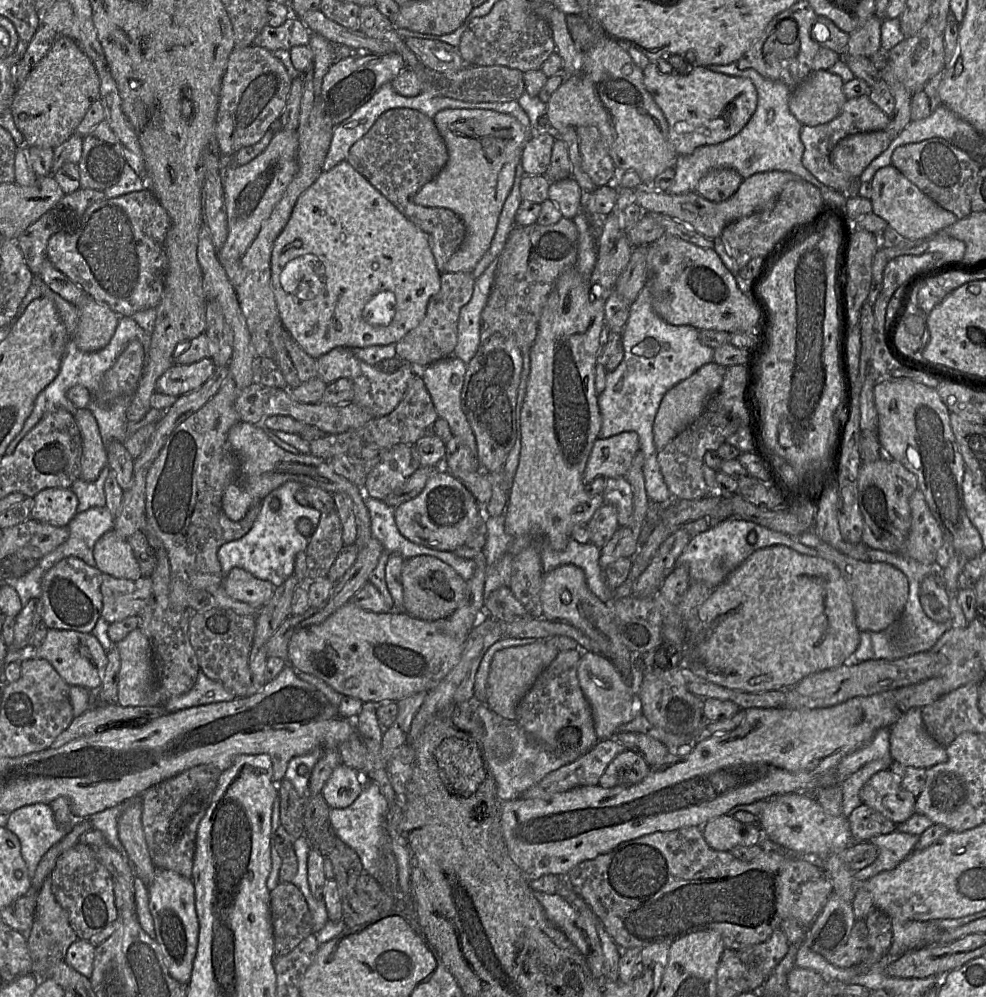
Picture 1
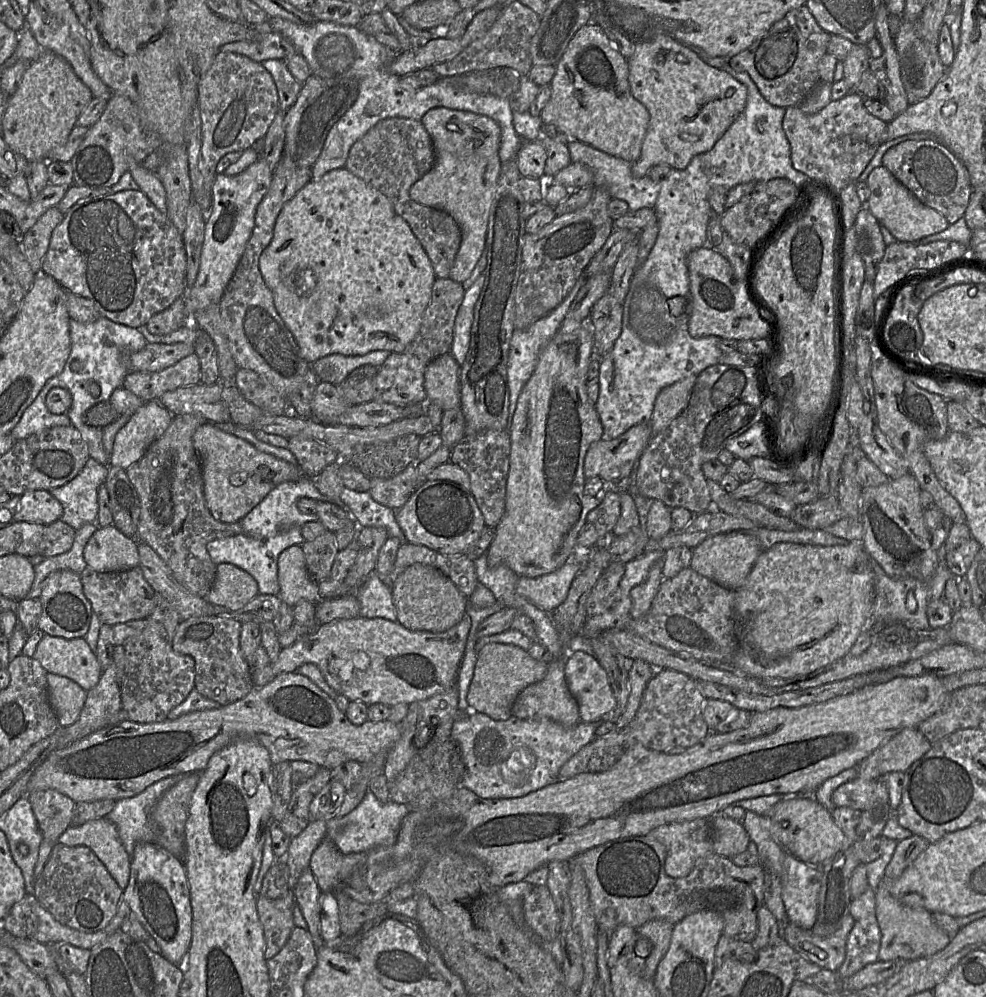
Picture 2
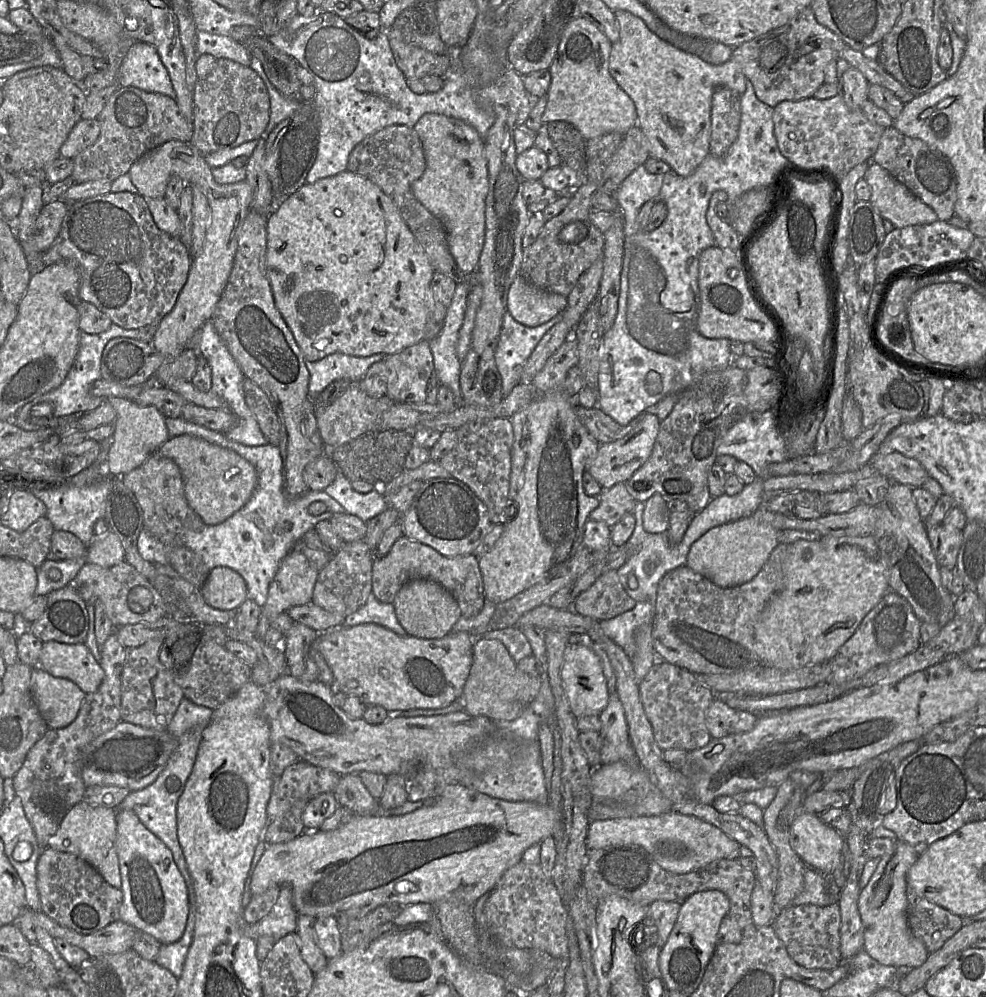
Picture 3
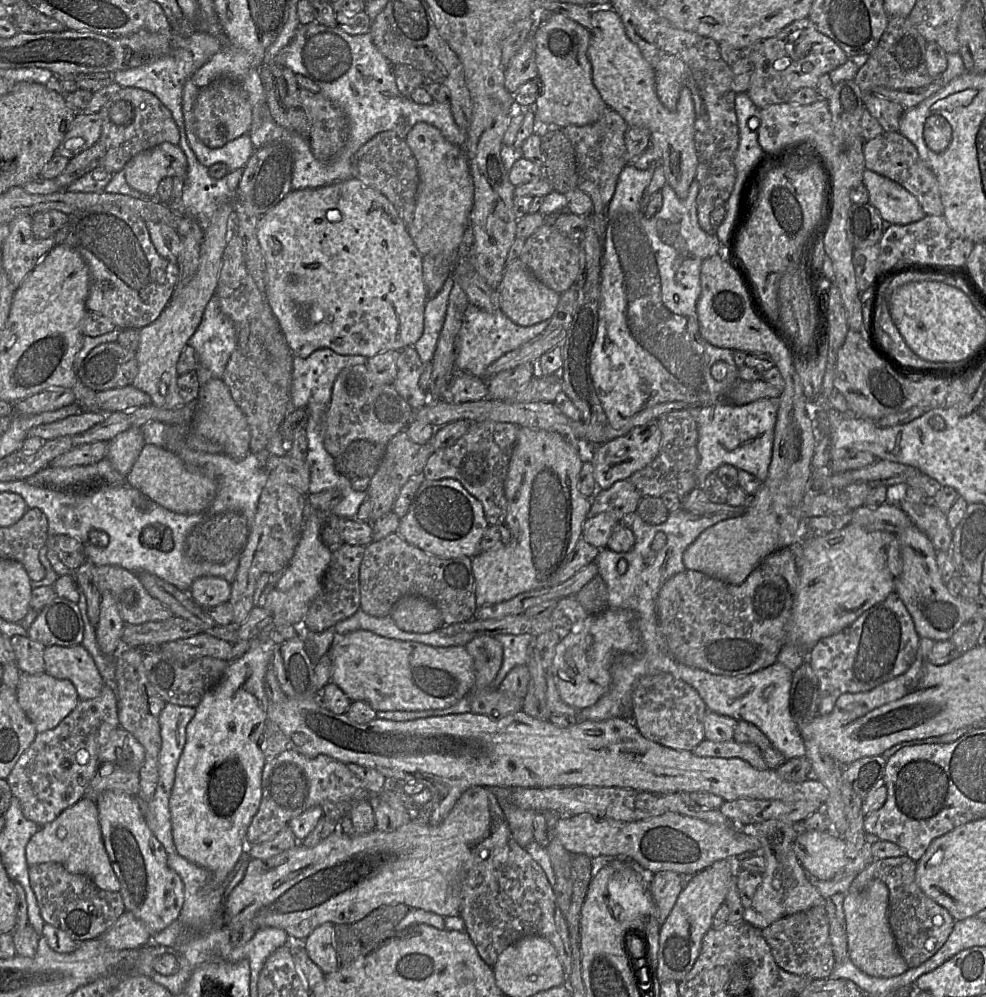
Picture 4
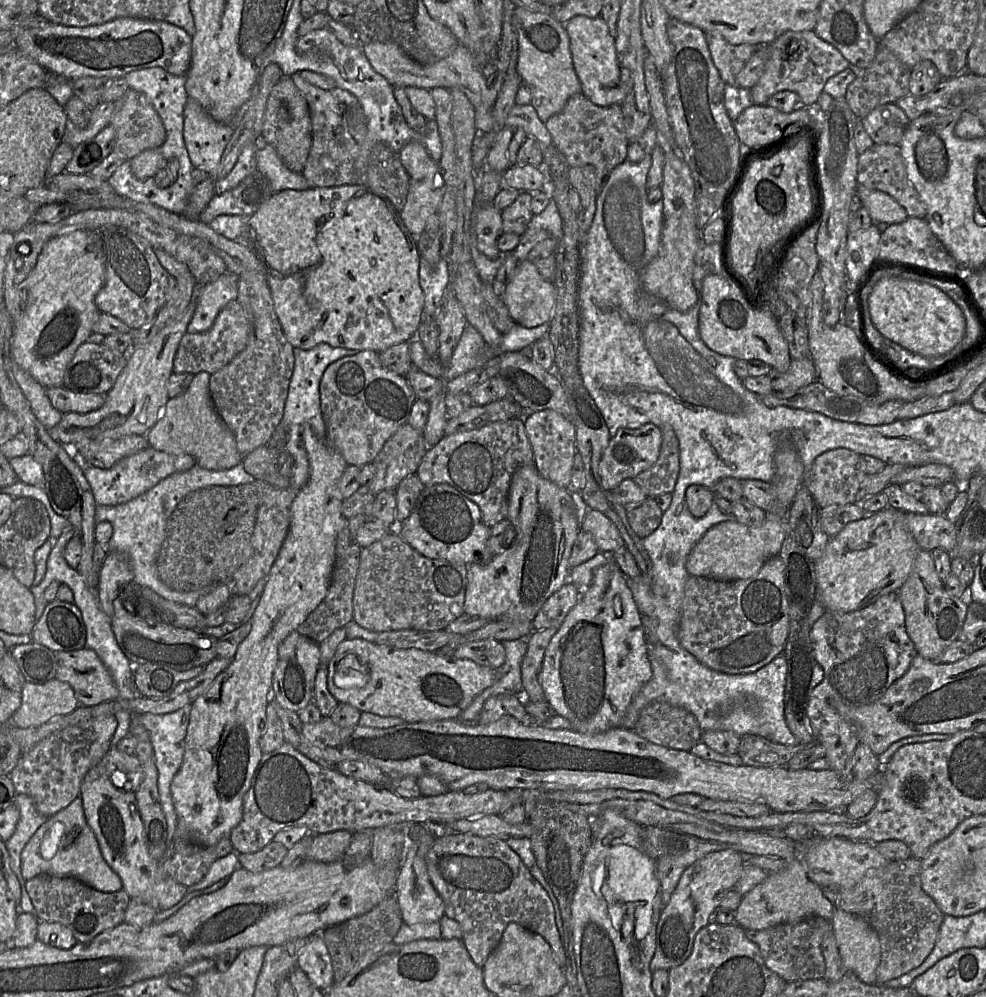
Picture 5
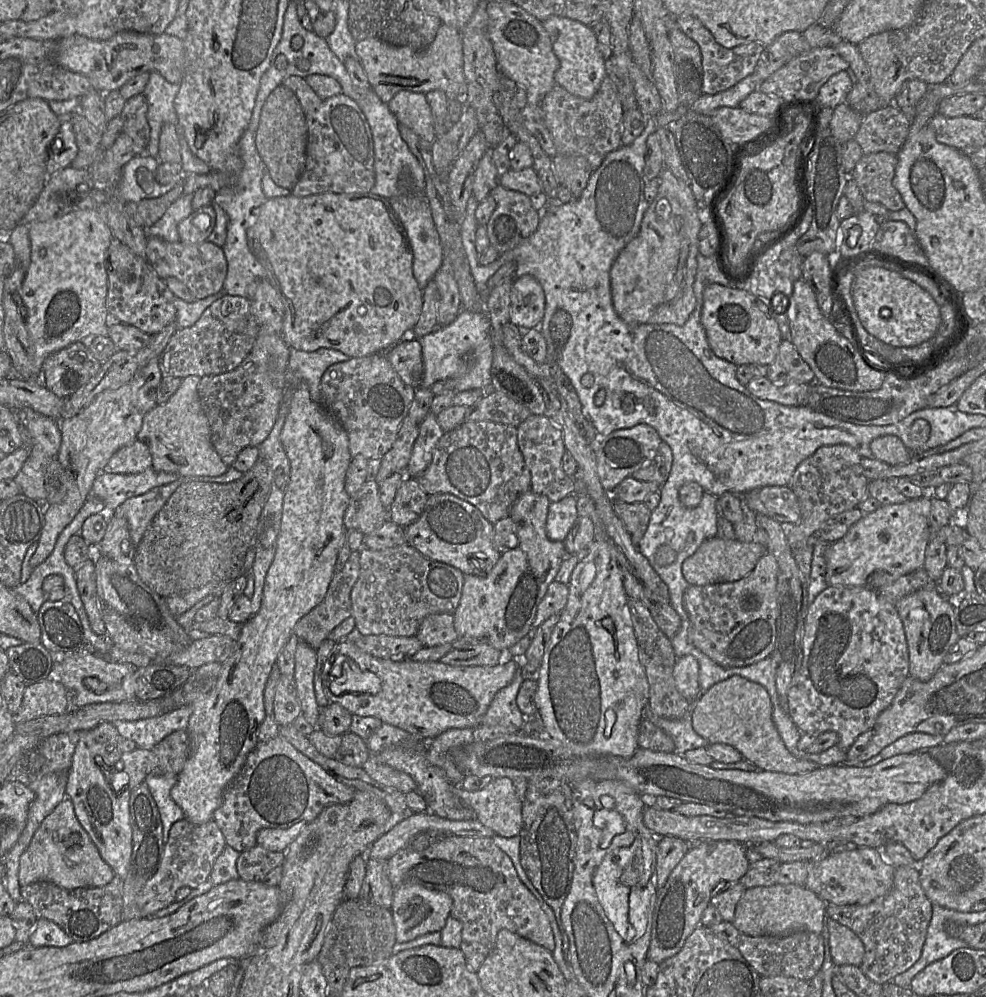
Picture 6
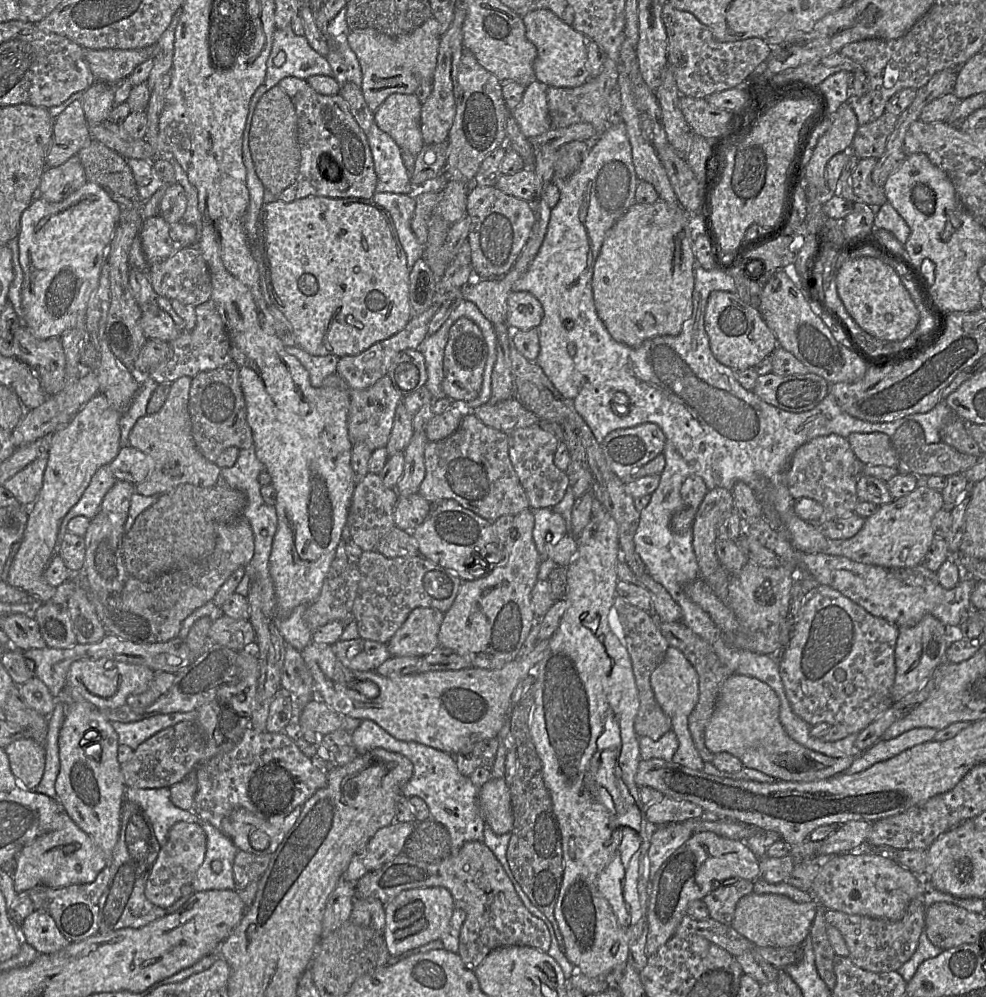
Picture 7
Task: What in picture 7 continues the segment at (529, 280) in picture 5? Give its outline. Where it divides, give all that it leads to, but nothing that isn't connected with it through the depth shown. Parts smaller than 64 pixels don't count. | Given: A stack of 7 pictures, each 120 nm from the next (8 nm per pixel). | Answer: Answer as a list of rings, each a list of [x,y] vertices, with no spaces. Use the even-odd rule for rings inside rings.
[[[526,291],[511,292],[507,298],[507,325],[513,331],[537,328],[544,311],[539,300]]]

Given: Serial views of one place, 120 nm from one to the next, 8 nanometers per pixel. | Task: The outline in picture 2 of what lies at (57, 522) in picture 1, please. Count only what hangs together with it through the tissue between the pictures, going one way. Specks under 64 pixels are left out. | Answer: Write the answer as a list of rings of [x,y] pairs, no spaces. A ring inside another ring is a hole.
[[[30,490],[18,497],[14,522],[49,525],[60,520],[63,506],[48,490]]]

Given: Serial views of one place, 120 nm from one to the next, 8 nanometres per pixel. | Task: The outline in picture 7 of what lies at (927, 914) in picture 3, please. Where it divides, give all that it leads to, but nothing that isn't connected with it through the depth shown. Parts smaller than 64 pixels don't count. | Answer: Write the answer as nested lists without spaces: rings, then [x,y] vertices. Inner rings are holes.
[[[923,892],[909,903],[905,914],[897,921],[850,915],[829,909],[825,912],[825,921],[841,932],[849,950],[848,958],[854,965],[870,972],[893,972],[906,963],[916,951],[924,931],[925,910]]]

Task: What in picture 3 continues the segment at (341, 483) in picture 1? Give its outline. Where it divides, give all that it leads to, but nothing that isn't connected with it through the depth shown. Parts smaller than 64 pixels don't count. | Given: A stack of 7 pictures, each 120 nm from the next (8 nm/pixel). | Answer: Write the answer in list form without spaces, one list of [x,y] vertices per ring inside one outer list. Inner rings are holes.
[[[183,434],[164,442],[156,451],[172,459],[180,468],[189,506],[207,525],[224,522],[247,504],[258,482],[255,466],[233,450],[202,438]]]

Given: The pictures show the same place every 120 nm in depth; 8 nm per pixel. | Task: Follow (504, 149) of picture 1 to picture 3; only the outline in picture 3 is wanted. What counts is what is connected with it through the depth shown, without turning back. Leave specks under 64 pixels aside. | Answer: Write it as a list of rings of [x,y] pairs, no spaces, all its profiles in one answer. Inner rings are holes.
[[[437,113],[424,114],[413,128],[423,147],[426,168],[423,175],[412,183],[412,193],[444,225],[449,251],[458,269],[466,275],[476,276],[485,238],[485,199],[489,186],[483,138],[464,121]]]

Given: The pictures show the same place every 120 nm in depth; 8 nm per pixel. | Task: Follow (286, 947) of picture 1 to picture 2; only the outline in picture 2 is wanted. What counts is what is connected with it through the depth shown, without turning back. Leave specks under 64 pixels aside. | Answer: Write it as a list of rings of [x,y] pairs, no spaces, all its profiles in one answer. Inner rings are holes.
[[[294,890],[278,899],[257,896],[257,913],[263,927],[266,960],[274,957],[288,941],[295,928],[293,909]]]

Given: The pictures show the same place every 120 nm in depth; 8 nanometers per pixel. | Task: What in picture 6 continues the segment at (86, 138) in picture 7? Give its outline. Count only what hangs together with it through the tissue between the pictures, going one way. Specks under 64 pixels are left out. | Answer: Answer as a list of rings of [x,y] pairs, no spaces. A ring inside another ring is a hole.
[[[69,117],[62,118],[55,145],[50,147],[46,163],[46,173],[51,175],[71,164],[78,153],[76,138]]]

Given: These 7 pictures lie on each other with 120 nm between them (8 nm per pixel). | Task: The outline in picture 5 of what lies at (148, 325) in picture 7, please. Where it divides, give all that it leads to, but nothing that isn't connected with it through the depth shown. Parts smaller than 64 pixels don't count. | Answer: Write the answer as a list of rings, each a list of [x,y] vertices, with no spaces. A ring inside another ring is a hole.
[[[108,225],[97,230],[105,262],[105,281],[95,297],[100,312],[112,315],[132,330],[150,324],[171,298],[176,279],[159,263],[153,247],[143,237],[120,226]]]

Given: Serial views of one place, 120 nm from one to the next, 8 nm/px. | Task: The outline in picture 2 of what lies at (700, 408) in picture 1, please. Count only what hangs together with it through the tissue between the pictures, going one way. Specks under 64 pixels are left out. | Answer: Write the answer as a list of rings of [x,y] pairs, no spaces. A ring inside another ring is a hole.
[[[691,375],[659,392],[650,421],[652,436],[665,430],[686,409],[696,380],[697,376]]]

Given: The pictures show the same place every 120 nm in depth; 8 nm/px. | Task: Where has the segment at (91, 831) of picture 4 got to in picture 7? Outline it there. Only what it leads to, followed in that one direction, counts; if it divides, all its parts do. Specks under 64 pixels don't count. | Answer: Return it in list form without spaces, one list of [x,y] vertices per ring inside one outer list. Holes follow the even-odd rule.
[[[61,808],[60,827],[50,830],[24,846],[14,860],[12,874],[16,893],[36,886],[63,888],[92,883],[105,869],[107,861],[92,838],[82,831]]]

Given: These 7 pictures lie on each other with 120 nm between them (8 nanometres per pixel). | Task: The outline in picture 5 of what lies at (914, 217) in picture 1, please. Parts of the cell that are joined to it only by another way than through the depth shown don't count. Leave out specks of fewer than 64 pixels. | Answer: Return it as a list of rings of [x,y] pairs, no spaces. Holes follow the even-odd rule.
[[[858,184],[856,194],[868,210],[873,222],[891,225],[901,223],[909,217],[906,210],[887,193]]]

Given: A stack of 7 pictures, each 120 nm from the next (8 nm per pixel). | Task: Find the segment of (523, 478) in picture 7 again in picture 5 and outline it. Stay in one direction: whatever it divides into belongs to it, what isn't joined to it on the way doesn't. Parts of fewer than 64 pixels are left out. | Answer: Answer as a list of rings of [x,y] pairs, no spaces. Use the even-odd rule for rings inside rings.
[[[554,410],[529,412],[523,417],[524,428],[534,455],[533,464],[539,474],[562,488],[568,488],[571,481],[574,456],[576,454],[576,428],[572,420]]]

